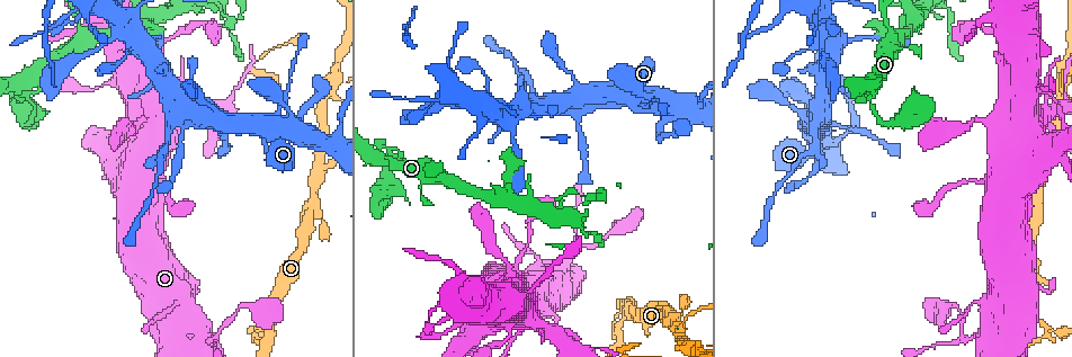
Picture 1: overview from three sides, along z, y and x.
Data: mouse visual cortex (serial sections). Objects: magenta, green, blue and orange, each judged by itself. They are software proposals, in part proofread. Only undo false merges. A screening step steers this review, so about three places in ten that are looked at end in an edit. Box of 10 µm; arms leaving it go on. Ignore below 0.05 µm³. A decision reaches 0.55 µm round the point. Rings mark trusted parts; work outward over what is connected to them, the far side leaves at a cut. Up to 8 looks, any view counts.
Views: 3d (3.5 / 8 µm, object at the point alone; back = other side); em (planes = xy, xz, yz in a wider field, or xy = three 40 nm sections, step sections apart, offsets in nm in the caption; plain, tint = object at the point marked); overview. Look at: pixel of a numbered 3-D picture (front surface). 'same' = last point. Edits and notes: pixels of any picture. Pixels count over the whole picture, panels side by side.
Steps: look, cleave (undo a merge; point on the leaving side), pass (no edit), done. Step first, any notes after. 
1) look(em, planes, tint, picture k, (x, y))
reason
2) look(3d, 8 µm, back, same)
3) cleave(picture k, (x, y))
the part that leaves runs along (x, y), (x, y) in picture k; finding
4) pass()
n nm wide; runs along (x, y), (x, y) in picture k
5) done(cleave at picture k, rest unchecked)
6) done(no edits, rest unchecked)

look(3d, 3.5 µm, picture 1, (395, 155))

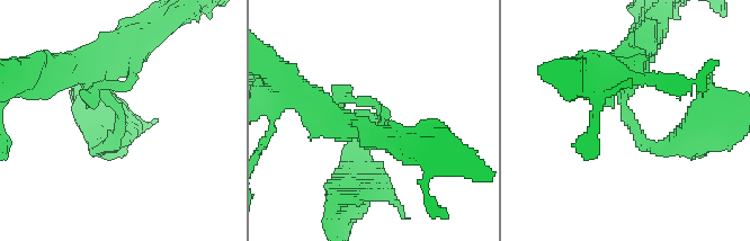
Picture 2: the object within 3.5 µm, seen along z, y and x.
look(em, xy, step 2, tint, picture 2, (117, 122))
arms of 250, 300 nm; need the tissue

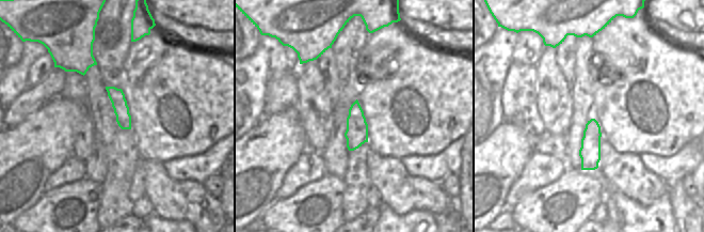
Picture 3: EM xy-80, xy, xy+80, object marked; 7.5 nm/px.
look(em, xy, step 5, tint, same)

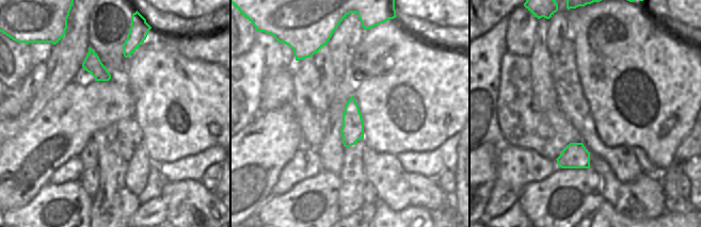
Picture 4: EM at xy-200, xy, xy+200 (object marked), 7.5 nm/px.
cleave(picture 2, (364, 202))
170 nm wide; the part that leaves runs along (359, 154), (336, 226) in picture 2; a second cell is stuck on

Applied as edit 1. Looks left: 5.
look(overview)
see it whole again

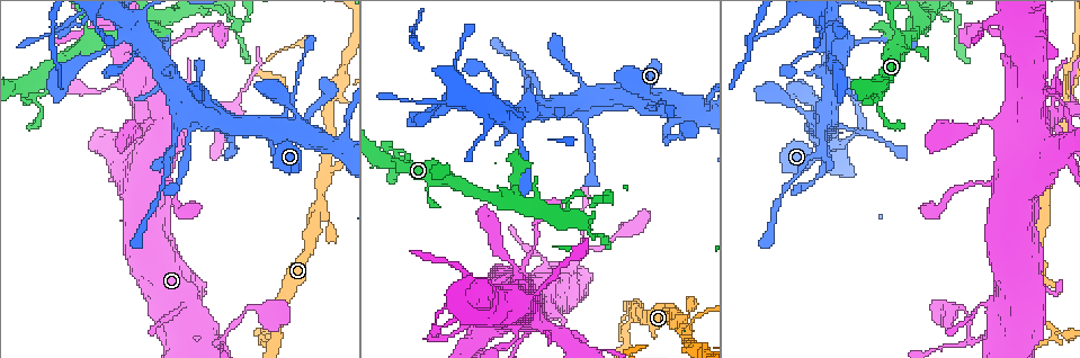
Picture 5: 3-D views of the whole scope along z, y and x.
look(3d, 8 µm, picture 5, (175, 42))
thin neck

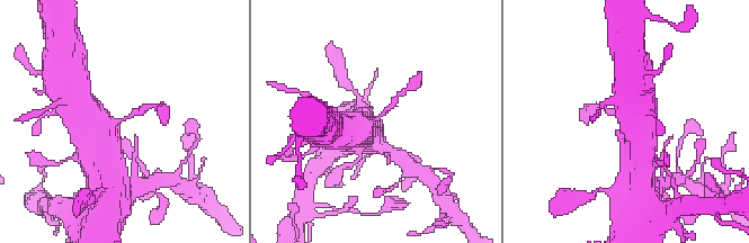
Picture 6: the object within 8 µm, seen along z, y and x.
look(em, planes, tint, same)
arms of 250, 800 nm; now the EM

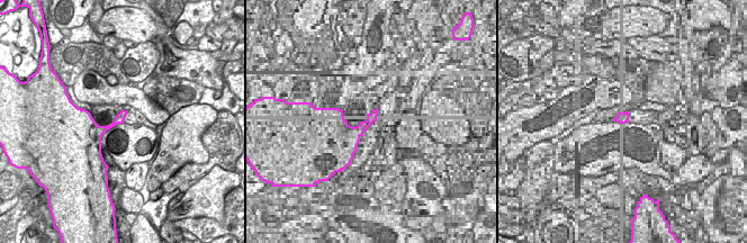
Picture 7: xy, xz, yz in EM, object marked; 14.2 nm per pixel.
pass()
130 nm wide; runs along (108, 143), (115, 123), (143, 109) in picture 6; one cell here

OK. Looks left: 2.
look(3d, 8 µm, picture 5, (635, 99))

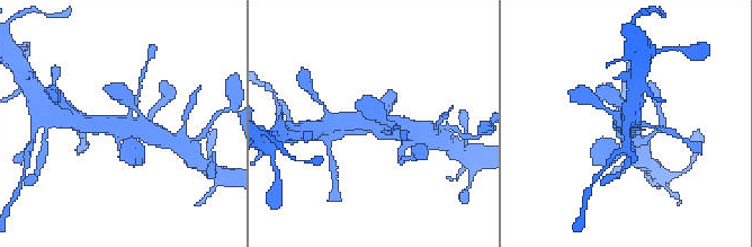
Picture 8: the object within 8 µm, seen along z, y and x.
look(em, planes, tint, same)

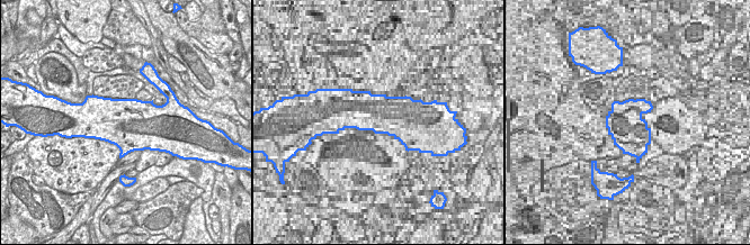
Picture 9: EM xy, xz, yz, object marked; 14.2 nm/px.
pass()
all the same cell

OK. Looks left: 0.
done(cleave at picture 2, rest unchecked)

